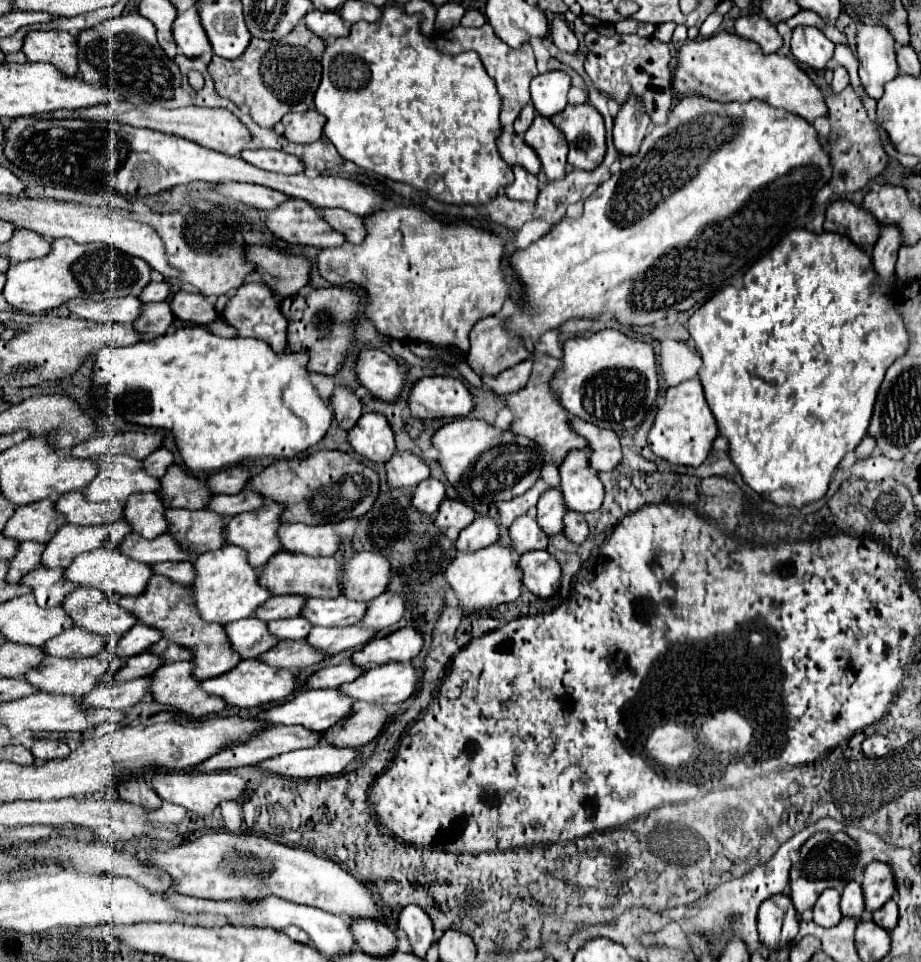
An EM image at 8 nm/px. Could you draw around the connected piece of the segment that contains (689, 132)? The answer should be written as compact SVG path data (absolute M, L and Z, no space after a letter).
M685 96L675 102L667 122L653 126L653 130L643 138L639 152L621 156L621 172L617 176L611 176L609 182L603 182L585 200L585 210L579 218L563 218L559 224L551 228L549 234L533 242L529 248L517 250L511 256L511 266L519 276L519 280L525 284L527 306L521 308L513 318L507 318L507 326L511 334L521 336L529 344L535 344L543 332L555 330L571 318L595 318L603 314L615 314L617 322L625 326L645 326L645 324L655 324L657 320L663 320L669 312L683 312L697 304L703 304L709 296L713 296L717 290L729 284L737 272L751 268L763 256L763 252L771 250L775 242L779 242L779 238L787 234L785 230L795 220L803 218L809 212L811 198L831 180L831 172L833 168L831 168L829 152L821 146L815 128L801 116L795 116L787 110L771 108L761 100L719 104L699 96Z

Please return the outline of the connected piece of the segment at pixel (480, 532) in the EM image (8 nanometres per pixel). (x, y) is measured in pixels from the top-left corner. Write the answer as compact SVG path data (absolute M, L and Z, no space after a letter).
M477 516L457 538L457 550L477 550L499 540L499 524L491 516Z

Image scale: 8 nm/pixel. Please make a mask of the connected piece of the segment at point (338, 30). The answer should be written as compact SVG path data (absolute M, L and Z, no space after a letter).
M311 10L303 16L305 26L319 38L323 38L325 42L333 36L345 36L349 32L349 24L345 24L337 12L319 12L319 10Z

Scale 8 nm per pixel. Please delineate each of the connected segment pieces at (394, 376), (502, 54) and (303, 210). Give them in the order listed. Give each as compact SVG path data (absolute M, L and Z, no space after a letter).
M363 350L359 354L357 376L371 396L391 404L399 400L407 382L407 372L399 362L381 350Z
M483 24L481 28L465 28L465 26L455 26L439 36L435 36L435 42L441 52L447 54L461 54L467 50L475 50L487 70L487 74L495 80L497 92L501 96L501 126L503 130L511 130L515 118L519 116L521 108L529 102L529 82L533 76L537 76L537 66L535 66L535 54L529 42L525 42L519 50L507 46L491 28L491 24Z
M295 198L271 210L267 226L279 240L291 244L333 248L347 242L347 238L337 232L313 204Z

